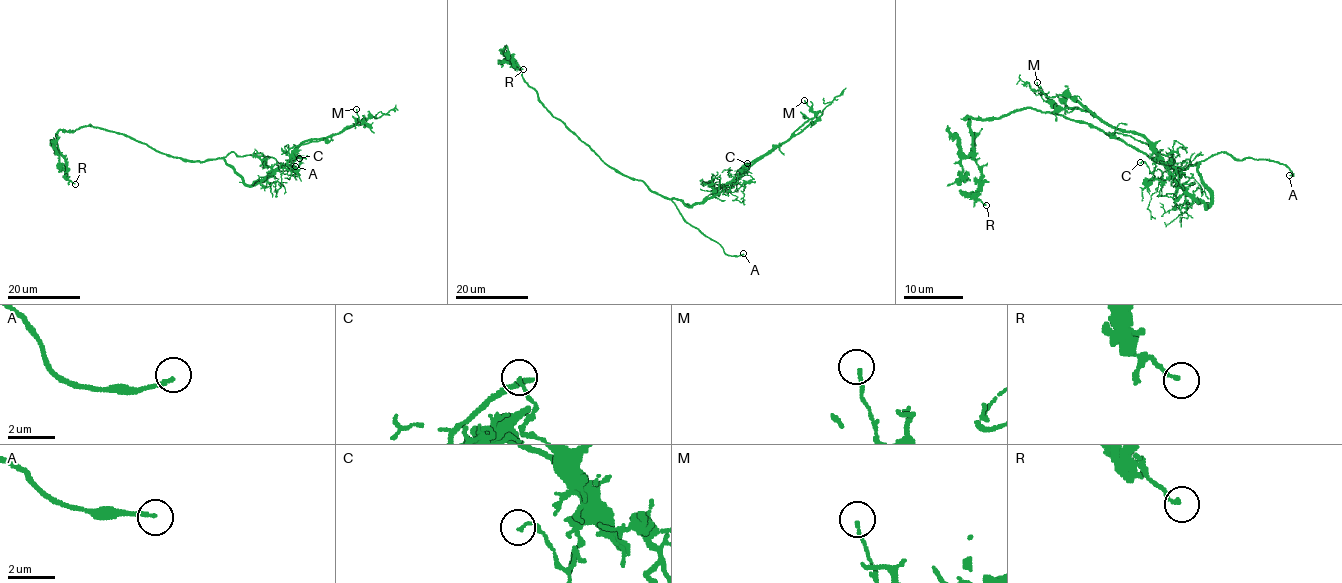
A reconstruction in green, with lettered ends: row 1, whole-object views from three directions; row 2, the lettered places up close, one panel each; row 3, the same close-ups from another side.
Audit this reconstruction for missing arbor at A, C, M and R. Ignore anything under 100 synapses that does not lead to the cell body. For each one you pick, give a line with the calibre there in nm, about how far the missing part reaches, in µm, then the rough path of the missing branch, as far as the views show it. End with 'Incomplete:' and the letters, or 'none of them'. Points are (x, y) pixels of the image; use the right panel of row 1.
A: calibre 160 nm; missing 20 µm; course (1289, 175), (1287, 190), (1292, 190), (1298, 198)
Incomplete: A

